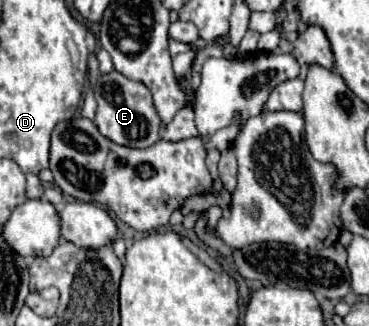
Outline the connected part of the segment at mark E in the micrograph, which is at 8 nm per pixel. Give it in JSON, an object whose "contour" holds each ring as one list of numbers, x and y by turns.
{"contour":[[113,70,97,78,93,92,97,100,97,114,93,122,105,138,129,148,147,148,159,140,161,120,157,120,157,110,153,108,153,96,149,88,145,88,145,84,129,80,127,76,121,76,121,72]]}

